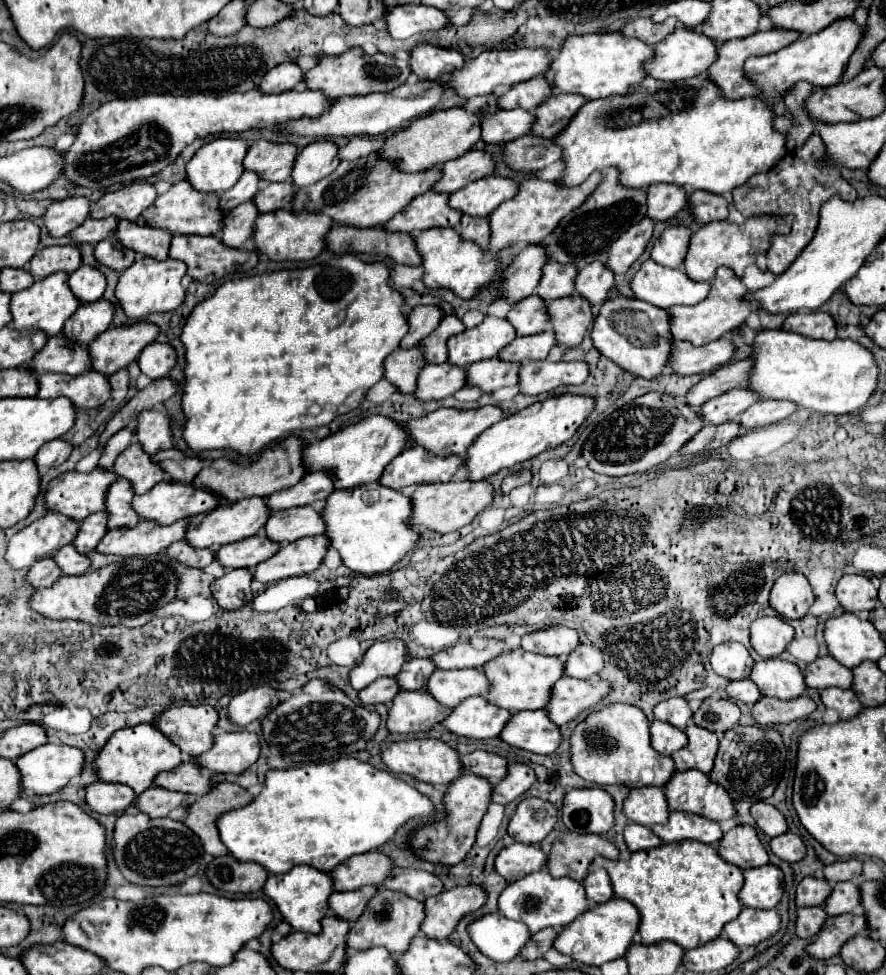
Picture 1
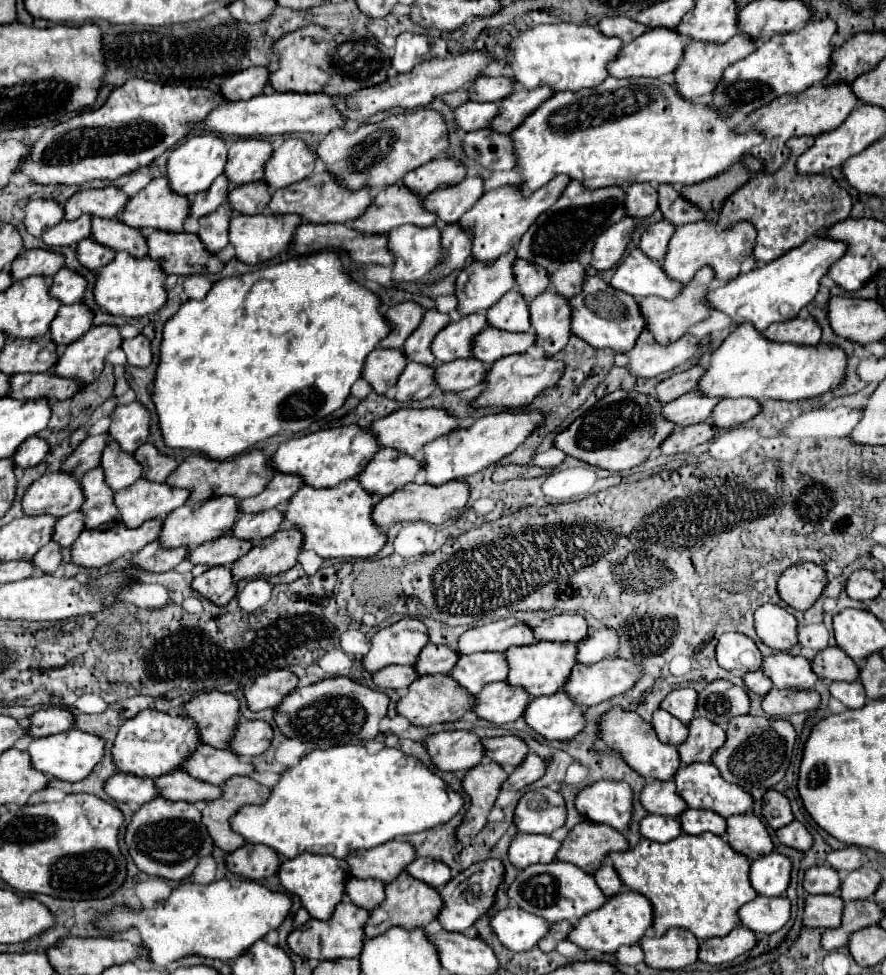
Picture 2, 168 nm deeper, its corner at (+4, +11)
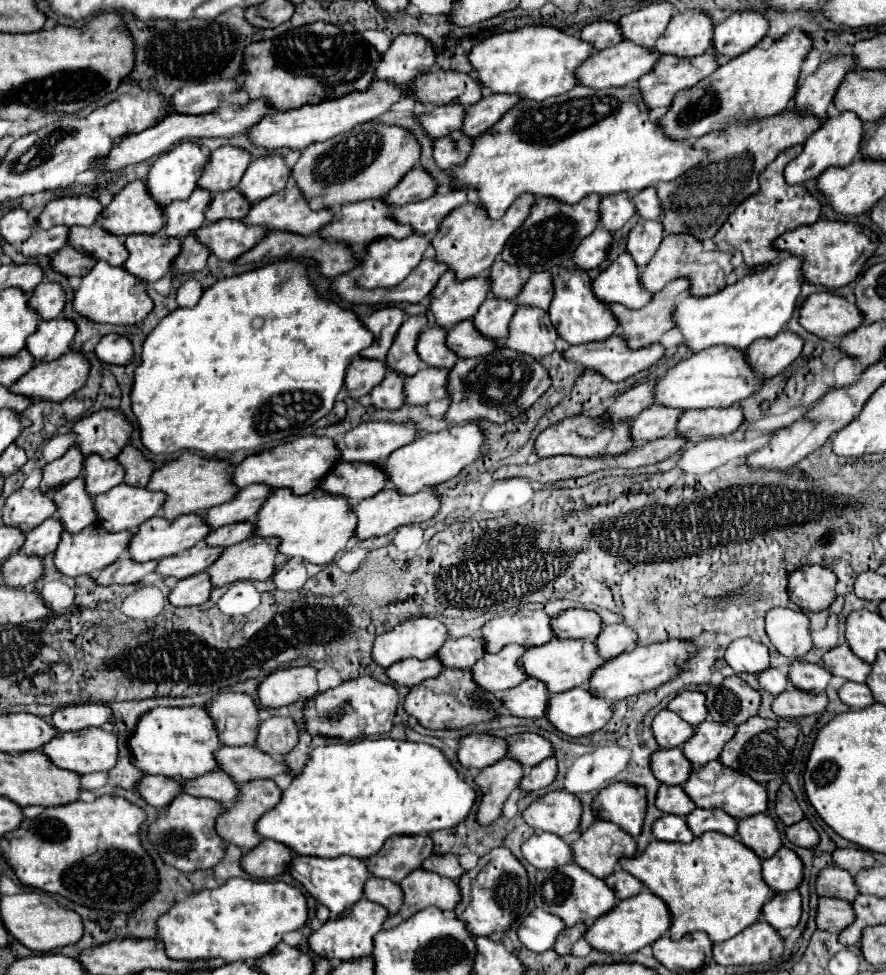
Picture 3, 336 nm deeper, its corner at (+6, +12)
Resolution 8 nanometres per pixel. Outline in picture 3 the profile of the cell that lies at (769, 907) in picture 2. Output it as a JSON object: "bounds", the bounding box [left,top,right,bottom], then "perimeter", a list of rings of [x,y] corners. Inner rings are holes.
{"bounds":[762,890,800,932],"perimeter":[[[798,890],[792,892],[784,892],[784,894],[774,894],[774,898],[770,898],[764,908],[762,908],[762,916],[764,920],[776,930],[782,932],[786,928],[794,928],[800,920],[800,894]]]}

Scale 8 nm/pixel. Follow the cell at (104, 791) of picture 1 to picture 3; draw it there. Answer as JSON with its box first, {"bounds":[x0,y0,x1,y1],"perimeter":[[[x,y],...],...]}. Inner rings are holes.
{"bounds":[136,776,182,808],"perimeter":[[[142,776],[136,782],[136,792],[150,804],[156,808],[164,808],[168,806],[180,792],[182,786],[178,780],[168,778],[168,776]]]}

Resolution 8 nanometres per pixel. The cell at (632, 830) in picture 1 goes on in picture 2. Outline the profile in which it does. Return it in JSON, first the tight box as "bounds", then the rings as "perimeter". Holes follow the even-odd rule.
{"bounds":[640,815,682,843],"perimeter":[[[646,815],[640,823],[640,833],[644,839],[658,841],[658,843],[668,843],[676,839],[682,833],[682,827],[676,819],[672,817],[662,817],[662,815]]]}

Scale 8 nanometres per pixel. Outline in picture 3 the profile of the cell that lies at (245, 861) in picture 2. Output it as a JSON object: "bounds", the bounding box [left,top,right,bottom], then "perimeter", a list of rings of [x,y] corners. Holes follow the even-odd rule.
{"bounds":[240,840,292,880],"perimeter":[[[262,840],[256,848],[246,852],[240,860],[240,866],[246,874],[268,880],[286,872],[292,860],[292,850],[274,840]]]}

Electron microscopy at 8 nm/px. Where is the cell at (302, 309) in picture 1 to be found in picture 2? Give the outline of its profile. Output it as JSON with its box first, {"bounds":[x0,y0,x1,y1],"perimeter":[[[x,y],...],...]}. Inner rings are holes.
{"bounds":[152,251,390,461],"perimeter":[[[320,251],[320,253],[312,253],[312,255],[292,257],[292,259],[272,265],[272,267],[264,267],[264,269],[258,269],[252,273],[216,281],[202,301],[186,301],[178,309],[178,313],[174,317],[170,317],[168,323],[164,325],[162,343],[160,343],[160,361],[158,361],[156,377],[154,377],[154,389],[152,389],[152,401],[156,407],[158,425],[160,425],[166,447],[202,451],[212,459],[224,461],[228,457],[244,453],[258,441],[264,441],[272,435],[278,435],[282,431],[298,433],[298,431],[308,429],[314,421],[328,417],[330,413],[334,413],[336,409],[340,409],[344,405],[346,397],[350,395],[350,387],[354,385],[356,379],[360,379],[366,355],[370,351],[374,351],[378,347],[378,343],[390,333],[390,325],[384,321],[384,315],[378,311],[378,307],[380,307],[380,299],[366,287],[352,281],[350,275],[340,265],[338,255],[332,251]]]}

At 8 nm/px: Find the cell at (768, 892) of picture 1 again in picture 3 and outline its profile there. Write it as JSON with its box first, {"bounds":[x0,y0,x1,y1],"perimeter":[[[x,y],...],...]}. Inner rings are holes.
{"bounds":[762,848,802,892],"perimeter":[[[780,848],[772,858],[762,862],[762,878],[774,892],[796,890],[802,882],[802,862],[790,848]]]}

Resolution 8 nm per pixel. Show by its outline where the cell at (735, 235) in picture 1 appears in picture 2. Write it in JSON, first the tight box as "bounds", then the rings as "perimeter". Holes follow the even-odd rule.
{"bounds":[662,221,756,283],"perimeter":[[[712,221],[688,223],[682,227],[676,227],[676,231],[670,239],[670,245],[668,245],[668,253],[662,261],[662,269],[674,281],[688,283],[700,267],[708,265],[714,269],[716,281],[726,283],[740,273],[740,263],[742,263],[740,259],[744,255],[752,253],[754,241],[756,241],[756,229],[750,223],[738,223],[726,231],[718,231],[716,223],[712,223]]]}

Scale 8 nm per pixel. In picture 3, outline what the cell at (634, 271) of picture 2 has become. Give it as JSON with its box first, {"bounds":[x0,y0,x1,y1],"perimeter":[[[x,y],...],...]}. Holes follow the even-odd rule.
{"bounds":[592,252,652,308],"perimeter":[[[624,252],[592,282],[594,294],[606,302],[620,302],[628,308],[642,308],[650,302],[652,292],[640,282],[640,270],[632,256]]]}

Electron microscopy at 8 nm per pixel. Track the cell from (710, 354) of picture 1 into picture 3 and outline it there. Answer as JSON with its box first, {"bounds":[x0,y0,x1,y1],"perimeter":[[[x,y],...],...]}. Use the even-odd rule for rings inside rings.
{"bounds":[564,334,666,382],"perimeter":[[[612,334],[604,342],[588,342],[588,344],[578,344],[578,346],[568,346],[564,350],[564,356],[576,364],[582,364],[588,370],[598,370],[612,382],[622,382],[638,372],[648,370],[654,362],[658,362],[664,356],[664,352],[666,352],[666,348],[662,344],[652,344],[652,346],[640,348],[640,350],[632,350],[632,348],[628,348],[628,342],[622,334]]]}

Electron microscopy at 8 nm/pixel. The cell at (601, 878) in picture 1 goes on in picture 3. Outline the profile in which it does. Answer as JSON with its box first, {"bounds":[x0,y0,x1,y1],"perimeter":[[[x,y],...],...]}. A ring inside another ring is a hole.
{"bounds":[604,868,644,900],"perimeter":[[[618,868],[616,872],[612,872],[604,882],[606,882],[608,888],[614,888],[618,900],[624,900],[624,898],[636,896],[636,894],[642,892],[642,888],[644,888],[634,876],[630,876],[628,872],[624,872],[622,868]]]}

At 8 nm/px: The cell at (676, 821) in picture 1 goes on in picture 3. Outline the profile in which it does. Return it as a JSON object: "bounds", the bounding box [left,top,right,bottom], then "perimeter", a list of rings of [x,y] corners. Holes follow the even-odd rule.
{"bounds":[686,808,736,836],"perimeter":[[[696,808],[694,812],[690,812],[686,816],[688,820],[688,828],[692,830],[694,836],[700,836],[704,832],[720,832],[726,836],[734,836],[736,834],[736,820],[730,818],[724,810],[704,810],[704,808]]]}

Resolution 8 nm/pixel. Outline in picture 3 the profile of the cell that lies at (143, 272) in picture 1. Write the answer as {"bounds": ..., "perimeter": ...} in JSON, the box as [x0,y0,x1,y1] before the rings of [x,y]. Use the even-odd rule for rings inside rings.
{"bounds":[74,260,154,324],"perimeter":[[[102,260],[82,278],[82,284],[74,294],[74,310],[88,320],[102,324],[138,324],[152,312],[152,308],[154,302],[140,278],[132,276],[124,266],[114,268]]]}

